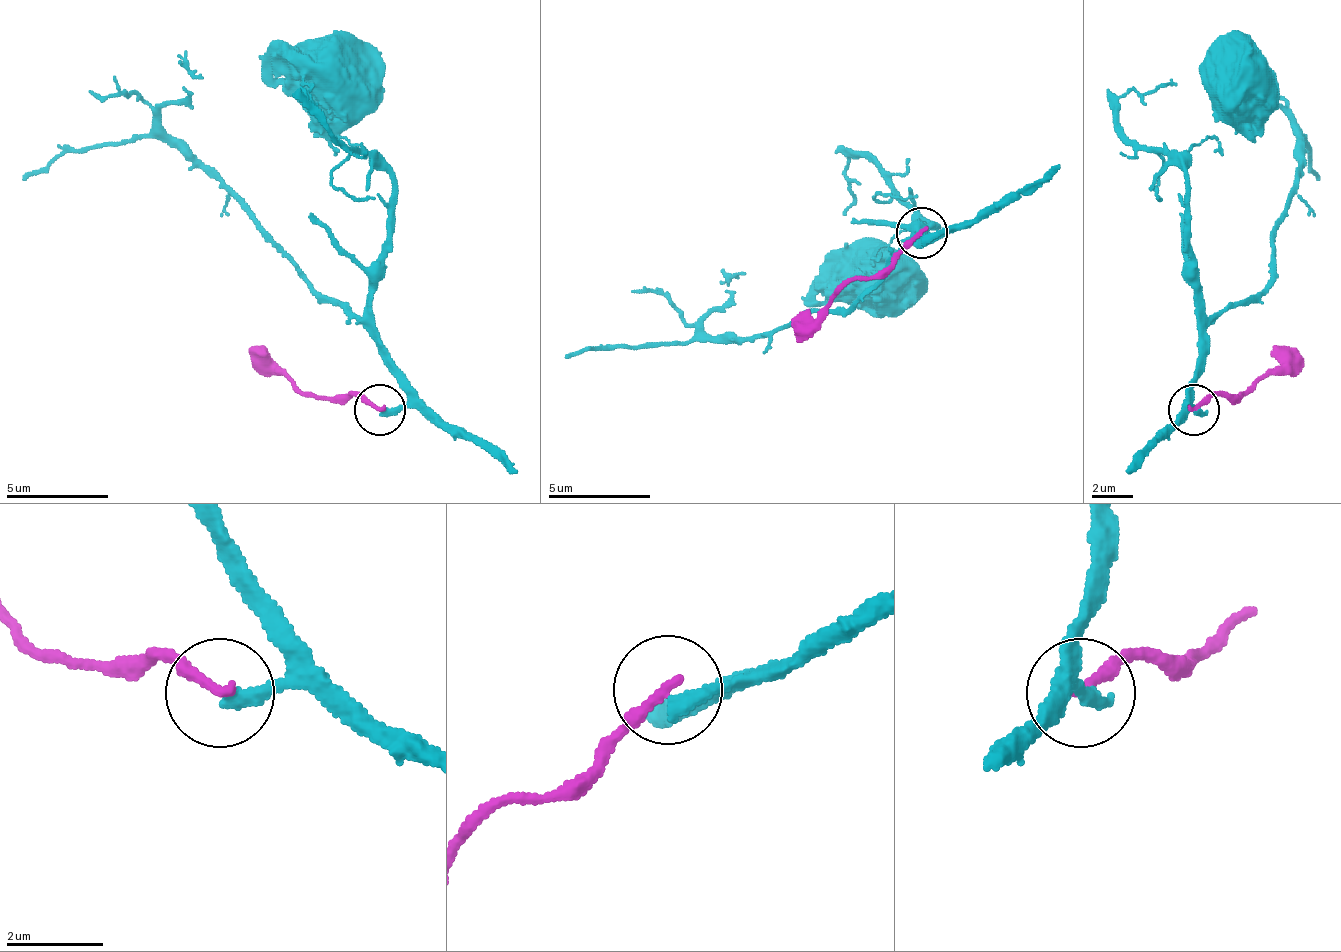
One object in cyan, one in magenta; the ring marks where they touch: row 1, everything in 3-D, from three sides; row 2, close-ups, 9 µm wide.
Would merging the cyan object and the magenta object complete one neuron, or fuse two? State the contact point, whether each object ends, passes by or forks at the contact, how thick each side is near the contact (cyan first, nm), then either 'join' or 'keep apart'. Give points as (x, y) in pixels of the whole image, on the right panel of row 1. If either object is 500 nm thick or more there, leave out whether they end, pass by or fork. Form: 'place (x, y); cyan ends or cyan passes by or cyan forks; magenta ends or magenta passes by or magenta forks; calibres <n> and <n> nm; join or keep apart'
place (1194, 409); cyan ends; magenta ends; calibres 320 and 220 nm; keep apart

